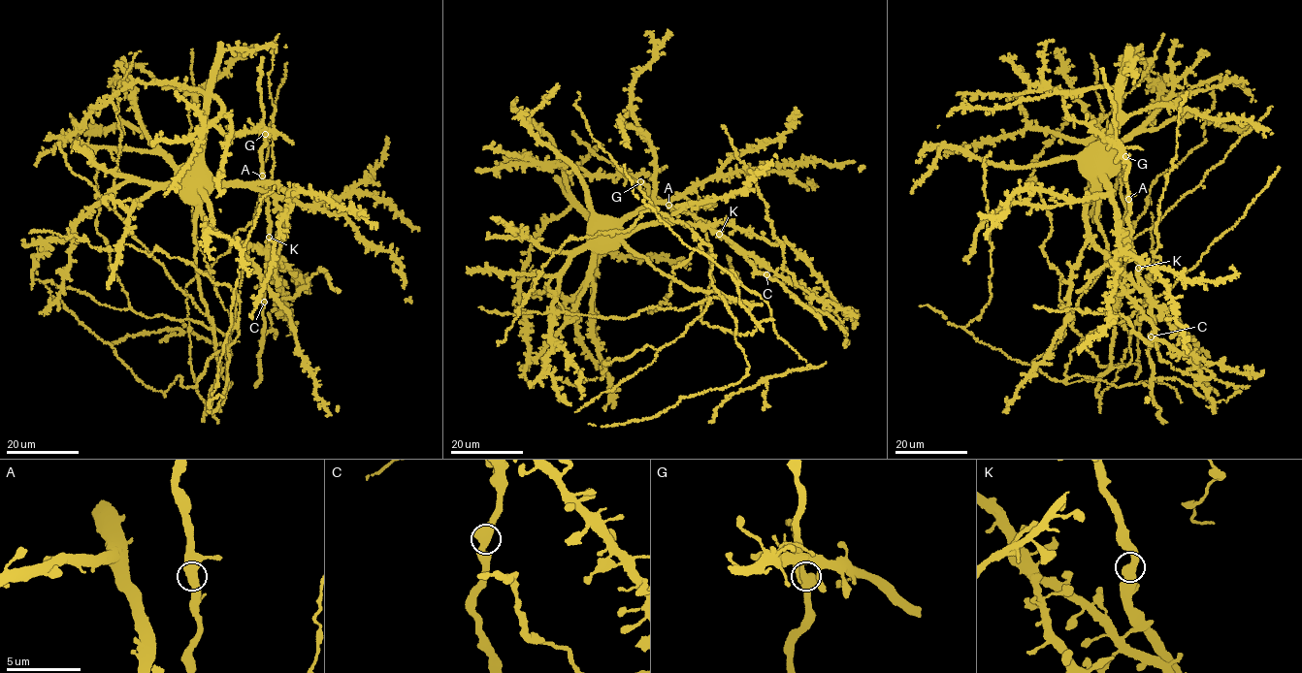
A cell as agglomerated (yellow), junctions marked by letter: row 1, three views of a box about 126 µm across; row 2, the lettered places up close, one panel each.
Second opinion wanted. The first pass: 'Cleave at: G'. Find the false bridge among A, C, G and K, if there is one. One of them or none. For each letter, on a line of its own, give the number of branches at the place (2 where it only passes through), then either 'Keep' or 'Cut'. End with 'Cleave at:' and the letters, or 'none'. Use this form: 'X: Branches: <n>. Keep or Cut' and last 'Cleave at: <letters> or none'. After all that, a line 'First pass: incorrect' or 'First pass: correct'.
A: Branches: 2. Keep
C: Branches: 2. Keep
G: Branches: 2. Cut
K: Branches: 2. Keep
Cleave at: G
First pass: correct

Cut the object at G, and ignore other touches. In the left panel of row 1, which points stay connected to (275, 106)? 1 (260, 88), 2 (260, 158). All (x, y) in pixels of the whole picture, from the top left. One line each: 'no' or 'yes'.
1: no
2: no

